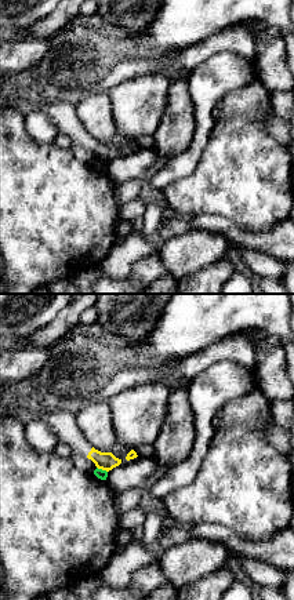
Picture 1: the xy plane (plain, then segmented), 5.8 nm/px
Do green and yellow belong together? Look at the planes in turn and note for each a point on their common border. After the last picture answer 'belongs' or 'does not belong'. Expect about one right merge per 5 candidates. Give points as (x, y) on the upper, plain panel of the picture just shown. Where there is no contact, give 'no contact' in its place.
meets green at (101, 160)

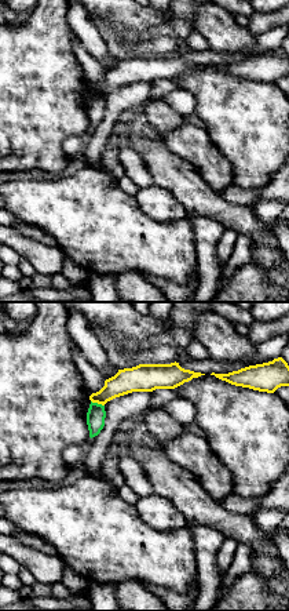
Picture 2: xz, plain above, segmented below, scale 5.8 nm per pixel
meets green at (97, 94)

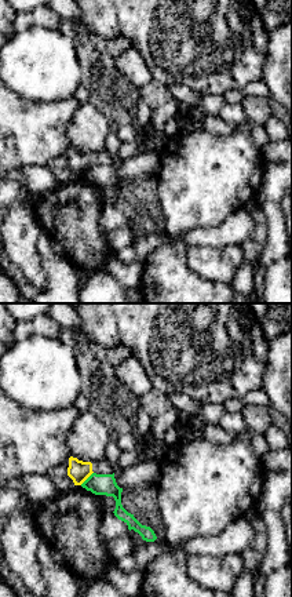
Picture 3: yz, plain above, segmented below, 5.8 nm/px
meets green at (87, 170)

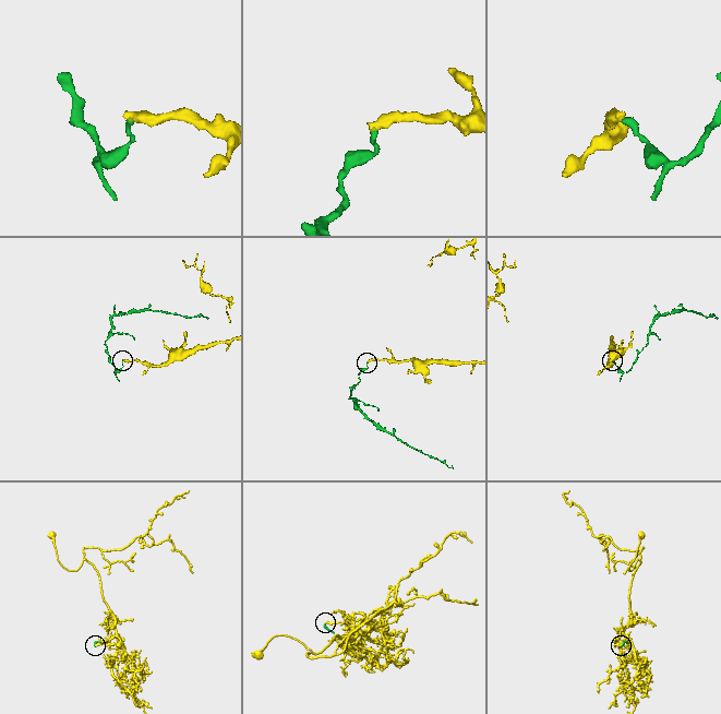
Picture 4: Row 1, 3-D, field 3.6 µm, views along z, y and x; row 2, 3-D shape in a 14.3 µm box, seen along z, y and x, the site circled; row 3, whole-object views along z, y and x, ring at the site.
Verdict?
does not belong

